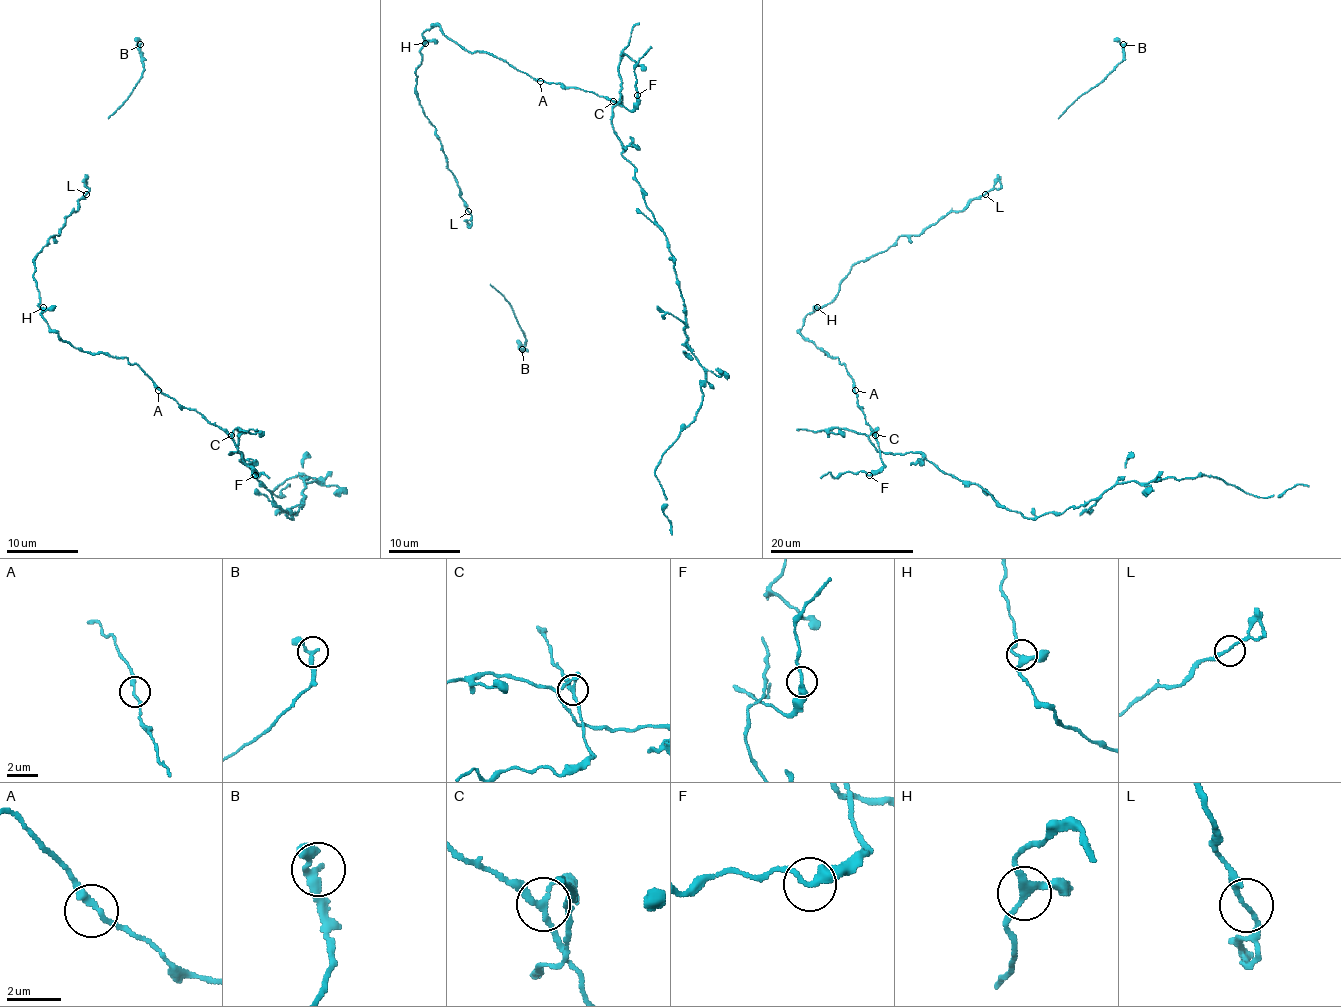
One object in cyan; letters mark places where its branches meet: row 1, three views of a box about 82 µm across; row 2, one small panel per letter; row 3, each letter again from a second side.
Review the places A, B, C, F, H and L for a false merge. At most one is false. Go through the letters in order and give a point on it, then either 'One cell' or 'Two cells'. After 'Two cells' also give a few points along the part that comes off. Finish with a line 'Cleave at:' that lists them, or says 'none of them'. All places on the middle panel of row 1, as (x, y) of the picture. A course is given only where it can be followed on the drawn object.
A: Place: (540, 81). One cell
B: Place: (522, 349). One cell
C: Place: (613, 101). Two cells. Course of the part to remove: (614, 100), (621, 95), (612, 129), (664, 234), (690, 351), (704, 371), (697, 416), (655, 470), (672, 535)
F: Place: (637, 95). One cell
H: Place: (425, 43). One cell
L: Place: (468, 211). One cell
Cleave at: C

